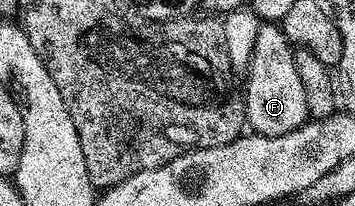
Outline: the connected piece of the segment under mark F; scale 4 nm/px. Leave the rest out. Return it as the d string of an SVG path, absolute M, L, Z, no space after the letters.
M261 22L246 75L248 75L248 84L242 87L244 117L247 126L255 134L278 137L309 122L306 89L302 85L302 77L298 77L294 44L288 40L279 22Z

